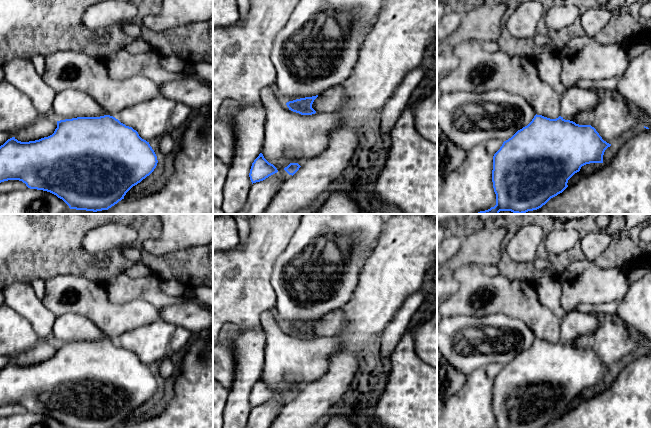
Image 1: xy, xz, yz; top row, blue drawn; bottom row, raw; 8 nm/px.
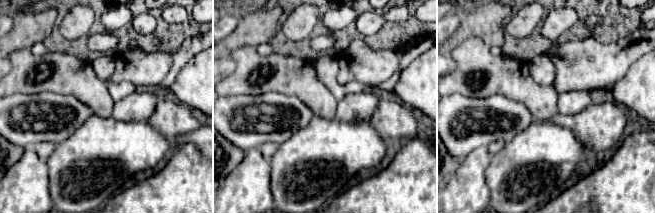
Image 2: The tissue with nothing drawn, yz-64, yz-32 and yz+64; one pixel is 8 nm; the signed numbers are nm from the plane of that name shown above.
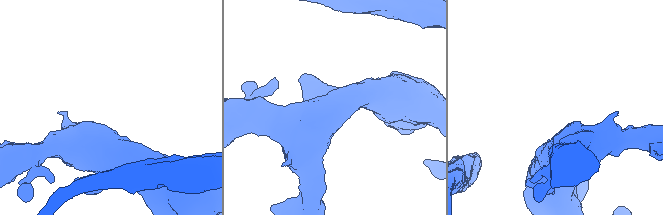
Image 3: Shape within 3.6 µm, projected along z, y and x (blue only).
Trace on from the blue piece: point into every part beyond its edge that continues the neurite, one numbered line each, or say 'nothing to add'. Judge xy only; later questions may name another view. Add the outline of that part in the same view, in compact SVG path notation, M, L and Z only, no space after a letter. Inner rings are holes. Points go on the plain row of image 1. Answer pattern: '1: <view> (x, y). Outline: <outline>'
nothing to add

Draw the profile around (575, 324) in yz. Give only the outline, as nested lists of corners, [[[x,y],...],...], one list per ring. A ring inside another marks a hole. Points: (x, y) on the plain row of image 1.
[[[570,311],[560,322],[560,340],[572,342],[575,339],[592,334],[601,322],[594,313]]]

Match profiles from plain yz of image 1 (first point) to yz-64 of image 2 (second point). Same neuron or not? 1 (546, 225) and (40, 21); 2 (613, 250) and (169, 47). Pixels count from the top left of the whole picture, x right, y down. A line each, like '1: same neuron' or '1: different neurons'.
1: different neurons
2: same neuron

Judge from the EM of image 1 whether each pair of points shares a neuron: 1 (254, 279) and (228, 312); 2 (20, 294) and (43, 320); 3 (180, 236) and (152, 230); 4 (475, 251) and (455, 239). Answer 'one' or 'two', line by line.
1: one
2: one
3: two
4: two

